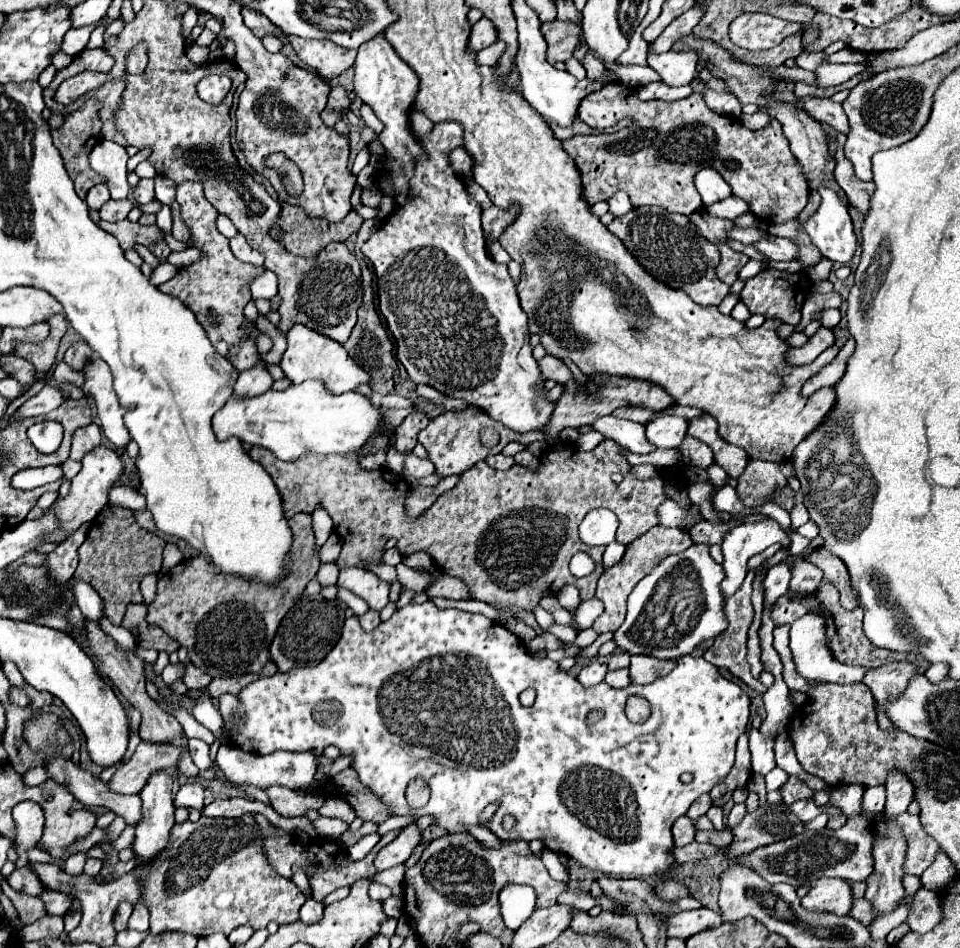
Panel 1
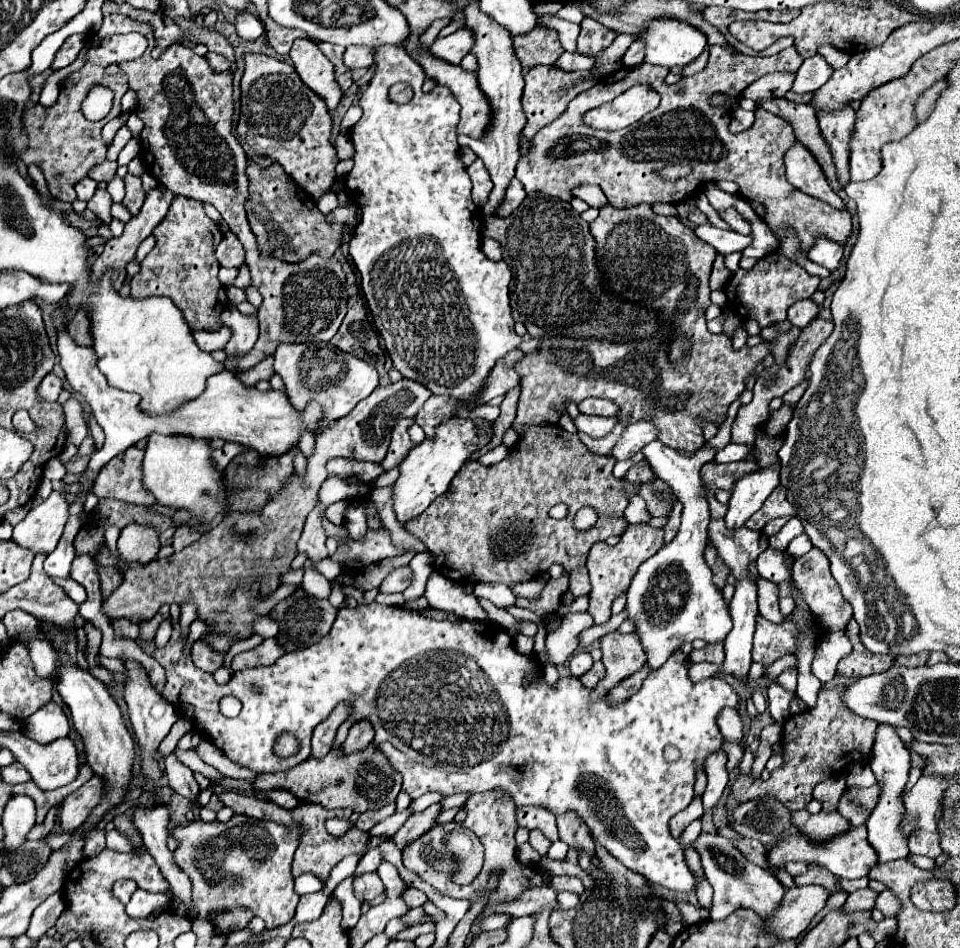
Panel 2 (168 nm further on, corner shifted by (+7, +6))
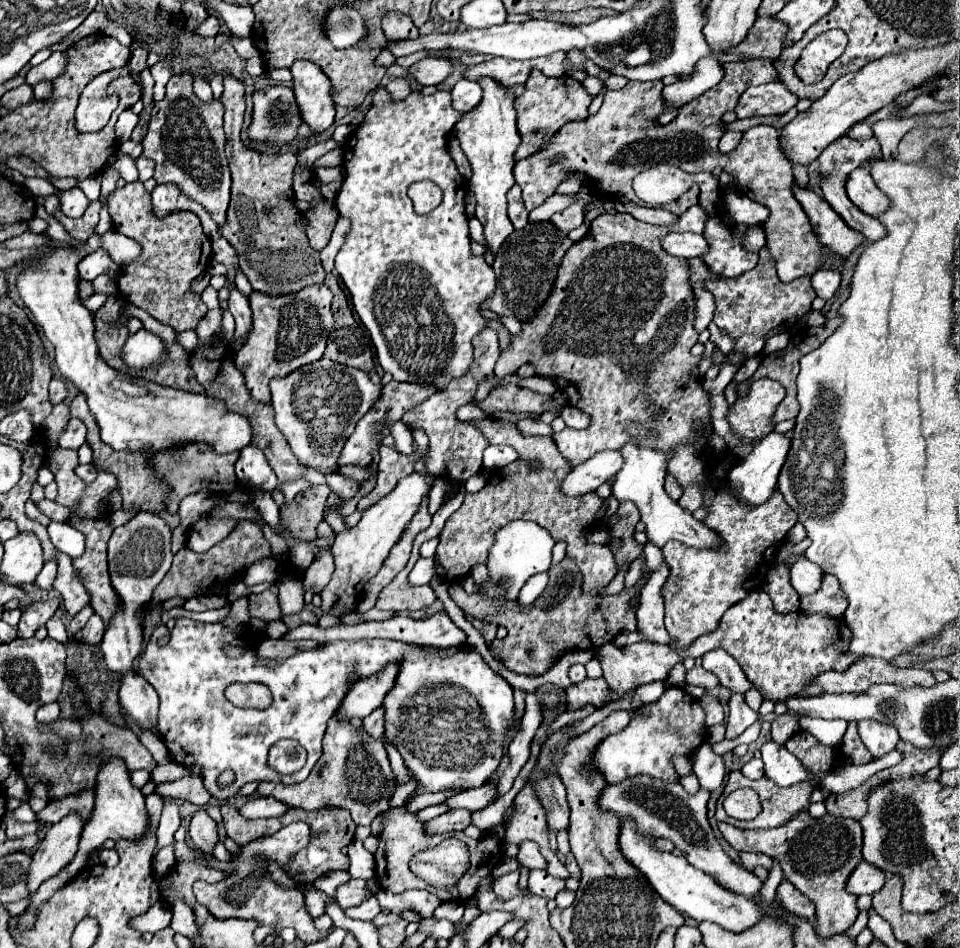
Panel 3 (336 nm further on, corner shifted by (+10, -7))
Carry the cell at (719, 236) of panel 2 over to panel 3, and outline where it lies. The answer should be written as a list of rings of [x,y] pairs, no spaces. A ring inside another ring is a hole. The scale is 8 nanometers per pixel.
[[[678,232],[664,236],[662,248],[666,248],[666,252],[670,252],[672,256],[682,256],[682,258],[700,258],[708,254],[706,238],[702,234],[692,234],[692,232]]]

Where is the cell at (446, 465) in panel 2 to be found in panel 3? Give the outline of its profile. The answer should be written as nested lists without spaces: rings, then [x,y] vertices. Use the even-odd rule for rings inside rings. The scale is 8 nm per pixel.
[[[412,472],[410,476],[402,478],[396,484],[396,488],[390,492],[390,496],[384,496],[374,506],[370,506],[364,512],[362,520],[354,528],[350,528],[348,532],[336,536],[336,542],[332,546],[336,570],[334,570],[332,580],[328,582],[328,586],[320,592],[320,596],[322,596],[322,610],[324,612],[340,616],[342,612],[354,608],[356,598],[362,594],[364,584],[378,574],[378,570],[382,568],[386,556],[400,542],[402,532],[408,528],[408,524],[412,522],[414,514],[418,512],[422,500],[428,498],[428,494],[434,488],[438,478],[440,476],[434,476],[434,474]]]

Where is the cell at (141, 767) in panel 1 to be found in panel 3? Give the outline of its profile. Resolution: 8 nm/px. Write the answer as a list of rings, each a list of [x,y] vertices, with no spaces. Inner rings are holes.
[[[70,812],[60,822],[50,826],[38,850],[32,856],[30,872],[28,872],[28,890],[36,892],[42,880],[60,872],[78,850],[78,836],[82,832],[82,816],[78,812]]]

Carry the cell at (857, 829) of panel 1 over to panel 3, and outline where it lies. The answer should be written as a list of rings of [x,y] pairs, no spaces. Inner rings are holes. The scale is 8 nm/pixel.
[[[860,860],[860,864],[852,870],[848,882],[846,882],[846,892],[860,896],[860,894],[874,894],[884,886],[884,872],[866,860]]]

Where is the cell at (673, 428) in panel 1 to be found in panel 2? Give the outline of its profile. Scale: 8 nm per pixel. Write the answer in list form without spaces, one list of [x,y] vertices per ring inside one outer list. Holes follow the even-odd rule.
[[[637,421],[637,423],[629,423],[621,435],[621,439],[615,443],[613,451],[609,453],[609,457],[613,457],[615,461],[625,461],[631,455],[635,455],[637,451],[641,451],[647,443],[651,443],[657,437],[657,429],[653,429],[651,423],[647,421]]]

